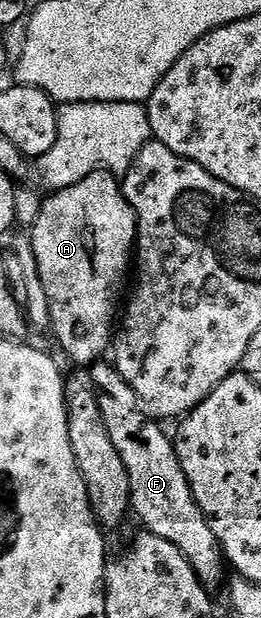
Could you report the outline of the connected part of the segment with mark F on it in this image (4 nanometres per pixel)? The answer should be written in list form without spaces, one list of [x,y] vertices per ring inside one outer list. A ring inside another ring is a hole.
[[[100,360],[90,367],[91,379],[95,385],[95,391],[99,394],[101,404],[101,416],[105,416],[105,428],[109,428],[109,440],[117,448],[117,453],[125,463],[125,472],[129,472],[131,481],[131,510],[143,521],[142,529],[153,536],[161,536],[161,540],[169,540],[173,548],[185,556],[192,565],[193,572],[200,578],[200,583],[207,591],[215,592],[223,582],[223,573],[229,570],[225,561],[223,549],[219,547],[217,536],[213,536],[213,528],[207,522],[203,509],[197,504],[193,492],[189,488],[189,480],[179,463],[179,457],[175,451],[174,441],[162,430],[160,423],[149,420],[149,415],[143,409],[139,397],[129,388],[129,384],[119,373],[110,361]]]

